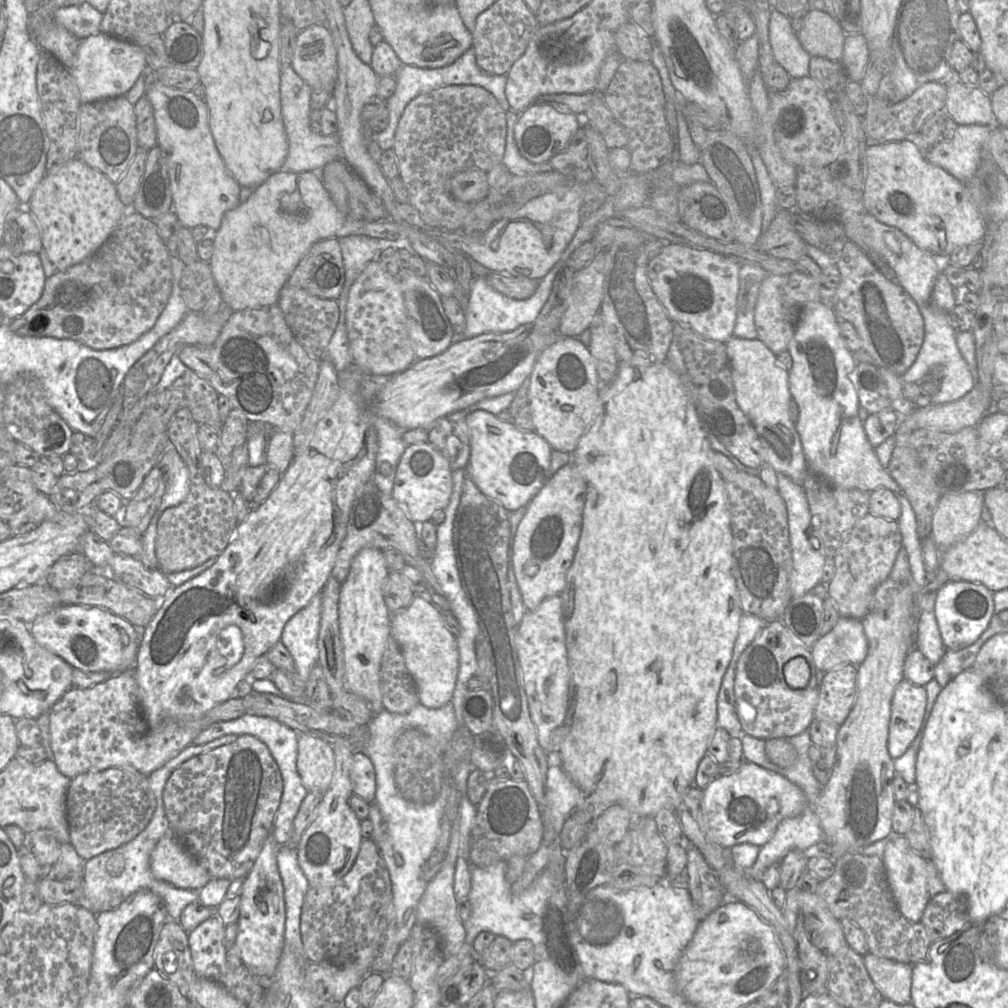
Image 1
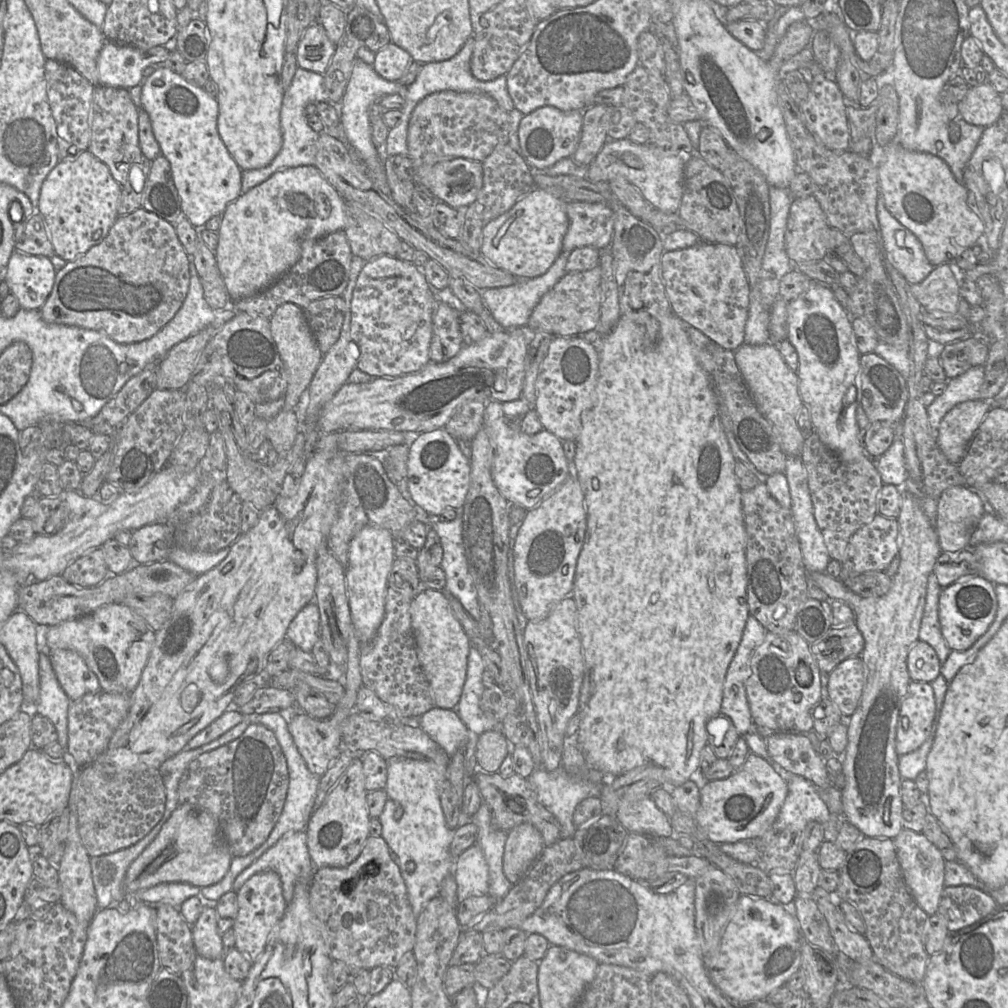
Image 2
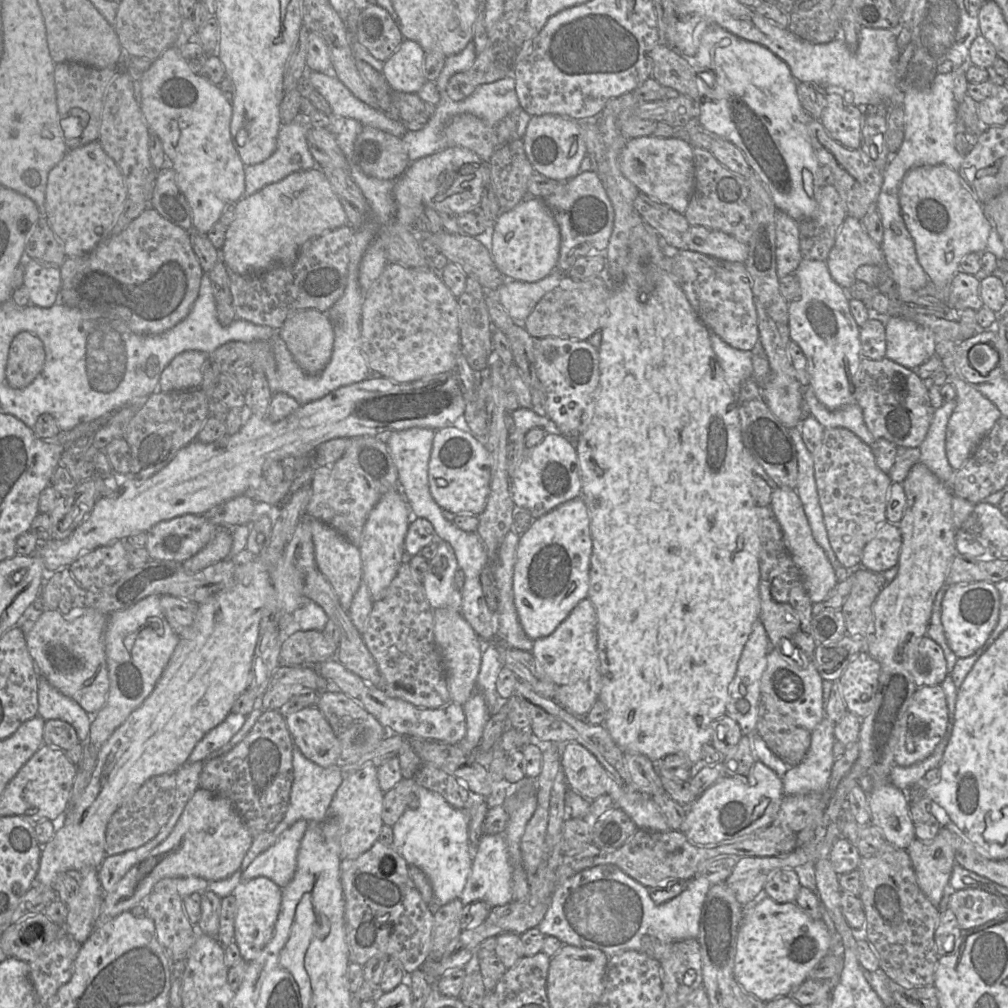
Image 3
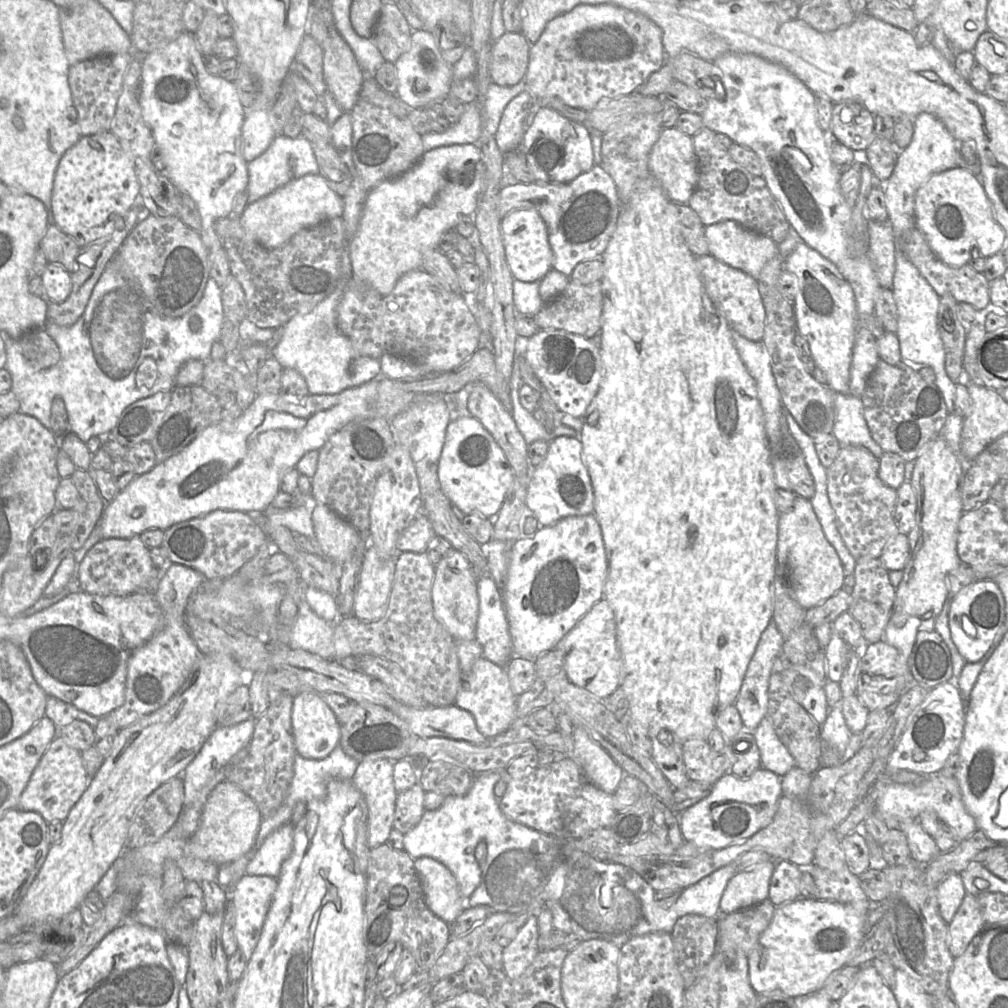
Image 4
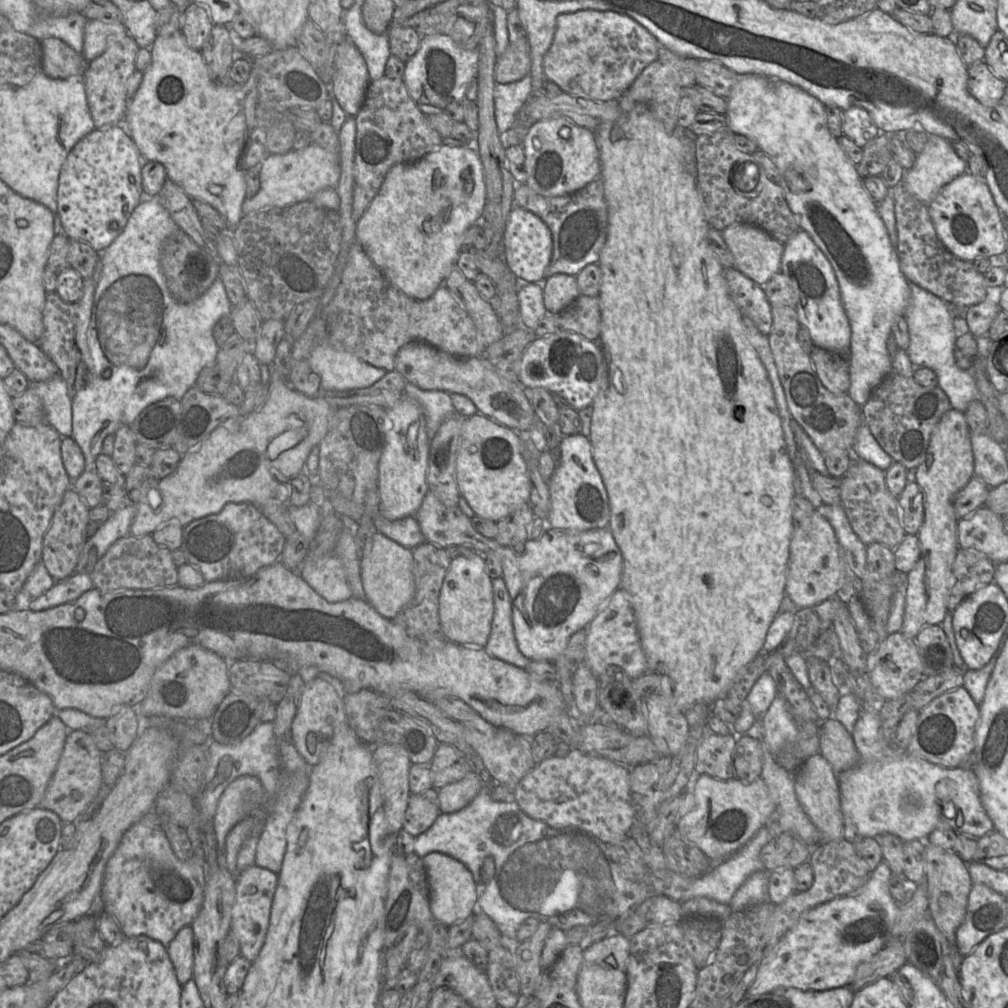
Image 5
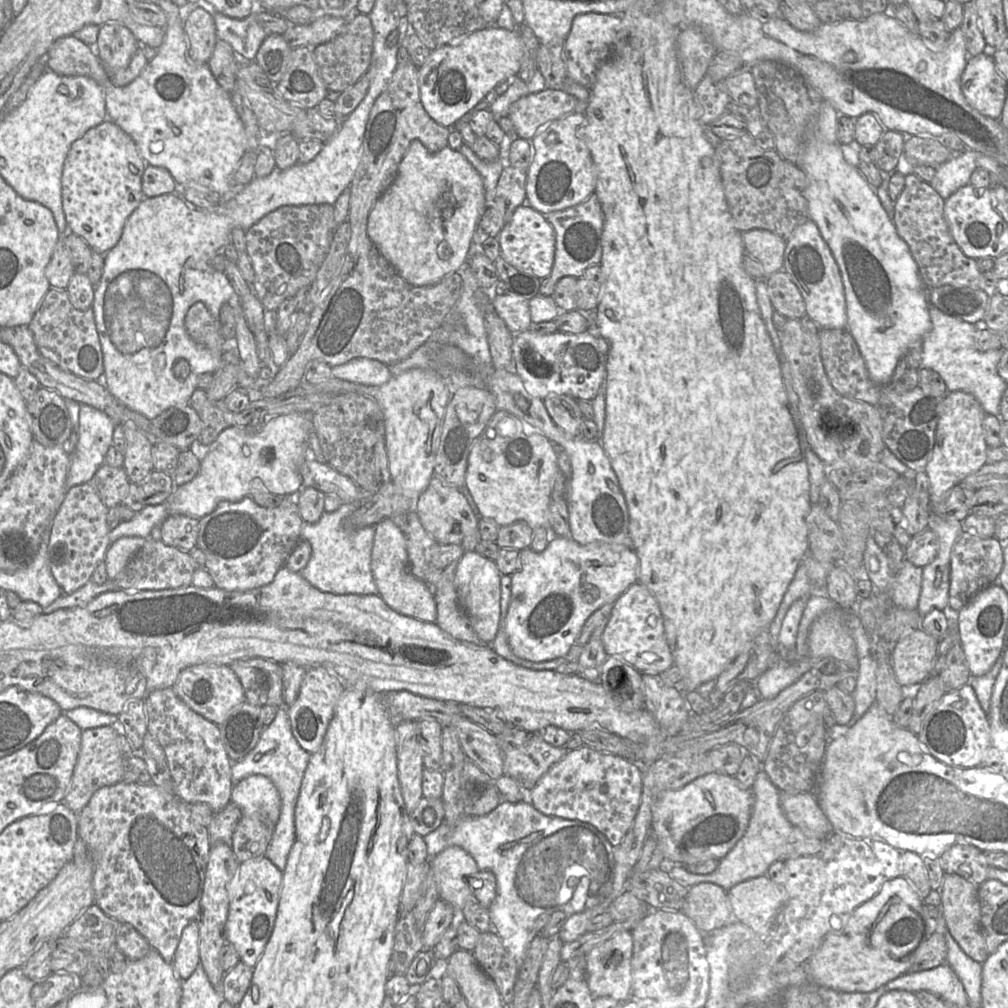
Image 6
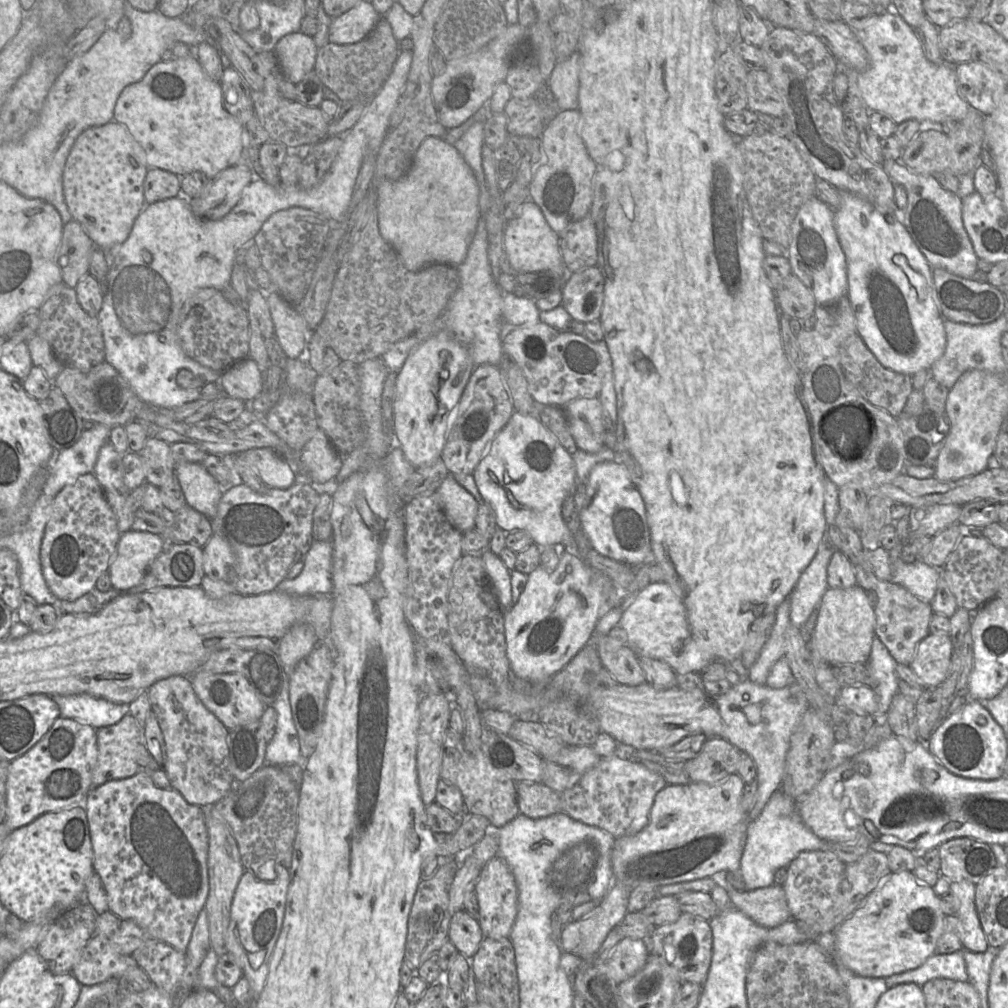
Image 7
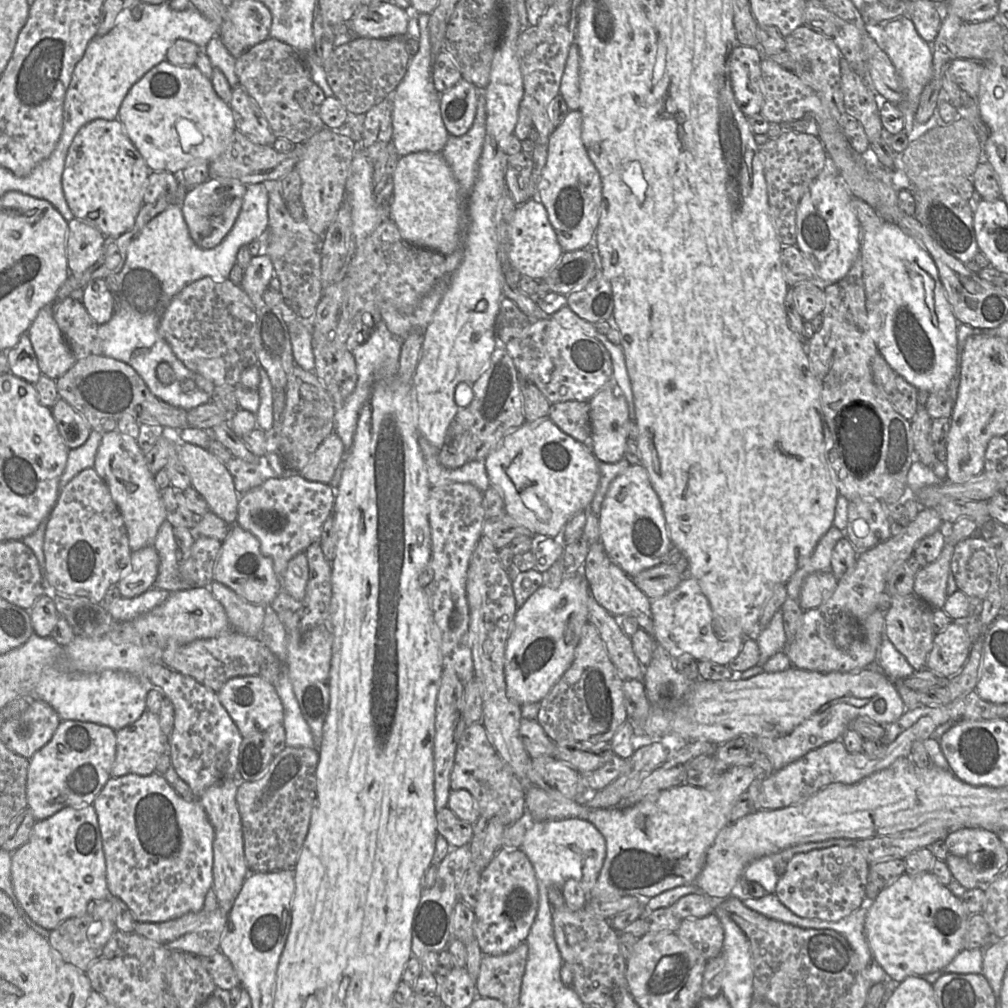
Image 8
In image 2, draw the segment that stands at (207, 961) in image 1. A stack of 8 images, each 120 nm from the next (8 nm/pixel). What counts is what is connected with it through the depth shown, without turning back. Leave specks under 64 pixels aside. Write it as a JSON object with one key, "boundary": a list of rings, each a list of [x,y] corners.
{"boundary":[[[204,905],[197,921],[192,925],[192,937],[196,955],[208,959],[223,958],[222,934],[218,930],[214,905]]]}

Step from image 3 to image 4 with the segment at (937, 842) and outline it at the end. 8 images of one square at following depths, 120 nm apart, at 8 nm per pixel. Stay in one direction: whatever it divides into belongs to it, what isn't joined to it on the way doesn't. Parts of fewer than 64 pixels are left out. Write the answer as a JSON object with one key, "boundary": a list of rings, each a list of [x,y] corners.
{"boundary":[[[938,773],[923,775],[926,776],[919,784],[900,784],[891,780],[887,780],[886,777],[883,777],[875,784],[871,794],[867,794],[865,797],[870,796],[870,799],[874,804],[874,810],[885,820],[886,824],[890,828],[898,828],[899,821],[906,819],[917,820],[923,811],[933,810],[939,819],[952,829],[958,843],[977,831],[978,827],[976,821],[974,817],[968,812],[962,800],[960,787],[956,777],[946,777]]]}

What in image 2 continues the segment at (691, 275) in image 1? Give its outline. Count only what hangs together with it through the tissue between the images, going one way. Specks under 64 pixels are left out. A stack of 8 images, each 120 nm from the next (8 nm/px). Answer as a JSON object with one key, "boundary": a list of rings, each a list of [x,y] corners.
{"boundary":[[[701,241],[685,249],[664,251],[661,256],[661,274],[670,307],[685,325],[694,327],[711,342],[733,352],[744,343],[750,287],[734,246]]]}

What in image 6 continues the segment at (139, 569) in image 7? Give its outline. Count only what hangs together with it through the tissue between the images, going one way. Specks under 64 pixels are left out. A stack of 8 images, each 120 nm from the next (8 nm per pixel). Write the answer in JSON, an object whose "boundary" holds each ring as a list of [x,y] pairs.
{"boundary":[[[126,536],[111,544],[104,560],[109,580],[114,581],[121,574],[145,541],[143,537]]]}

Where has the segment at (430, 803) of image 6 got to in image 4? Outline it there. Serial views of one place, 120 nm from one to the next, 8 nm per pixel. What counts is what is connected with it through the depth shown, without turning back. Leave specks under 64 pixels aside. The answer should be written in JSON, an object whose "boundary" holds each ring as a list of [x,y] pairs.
{"boundary":[[[418,783],[405,791],[398,792],[393,828],[406,834],[418,824],[426,810],[424,796],[425,790]]]}

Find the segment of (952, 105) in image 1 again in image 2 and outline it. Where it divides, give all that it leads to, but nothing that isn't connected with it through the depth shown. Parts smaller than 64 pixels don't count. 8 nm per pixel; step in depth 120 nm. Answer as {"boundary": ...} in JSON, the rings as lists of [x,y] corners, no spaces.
{"boundary":[[[989,84],[969,88],[958,102],[960,116],[969,124],[991,126],[1004,112],[1001,95]]]}

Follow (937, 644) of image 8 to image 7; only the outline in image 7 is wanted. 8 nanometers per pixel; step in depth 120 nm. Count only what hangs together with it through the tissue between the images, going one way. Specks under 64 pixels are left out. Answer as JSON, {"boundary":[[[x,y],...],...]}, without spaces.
{"boundary":[[[929,634],[917,645],[909,666],[925,688],[934,687],[947,677],[953,651],[949,634]]]}

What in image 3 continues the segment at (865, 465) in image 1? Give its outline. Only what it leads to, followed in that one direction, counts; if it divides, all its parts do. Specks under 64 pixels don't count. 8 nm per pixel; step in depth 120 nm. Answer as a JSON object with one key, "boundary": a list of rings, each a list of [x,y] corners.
{"boundary":[[[802,259],[795,275],[800,294],[789,303],[789,334],[807,359],[809,389],[829,410],[853,404],[857,399],[861,360],[860,327],[853,318],[846,290],[830,275],[825,261]]]}

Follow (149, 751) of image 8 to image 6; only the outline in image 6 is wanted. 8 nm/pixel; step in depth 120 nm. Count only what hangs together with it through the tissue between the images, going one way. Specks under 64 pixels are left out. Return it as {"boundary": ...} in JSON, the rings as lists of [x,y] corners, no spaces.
{"boundary":[[[101,726],[82,730],[80,751],[70,787],[61,803],[79,813],[99,788],[122,781],[125,756],[119,747],[119,735],[120,729],[117,726]]]}

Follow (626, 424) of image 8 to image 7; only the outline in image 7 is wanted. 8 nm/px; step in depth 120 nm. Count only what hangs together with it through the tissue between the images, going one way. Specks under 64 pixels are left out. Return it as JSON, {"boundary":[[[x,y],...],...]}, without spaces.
{"boundary":[[[579,398],[562,406],[578,449],[597,453],[604,446],[604,409],[598,399]]]}

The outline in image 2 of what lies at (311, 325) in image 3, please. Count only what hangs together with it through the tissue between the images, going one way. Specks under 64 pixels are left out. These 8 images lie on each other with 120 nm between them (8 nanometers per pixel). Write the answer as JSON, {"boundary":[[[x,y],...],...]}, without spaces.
{"boundary":[[[290,303],[280,305],[270,319],[270,330],[287,376],[284,410],[293,410],[303,394],[308,391],[323,354],[308,325],[304,309],[299,306]]]}

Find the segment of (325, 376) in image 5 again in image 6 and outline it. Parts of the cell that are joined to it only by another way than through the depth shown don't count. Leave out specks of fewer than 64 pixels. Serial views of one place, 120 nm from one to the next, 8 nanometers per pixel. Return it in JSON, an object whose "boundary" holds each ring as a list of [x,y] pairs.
{"boundary":[[[355,358],[343,365],[331,367],[331,375],[340,380],[370,387],[378,387],[391,378],[387,365],[367,358]]]}

